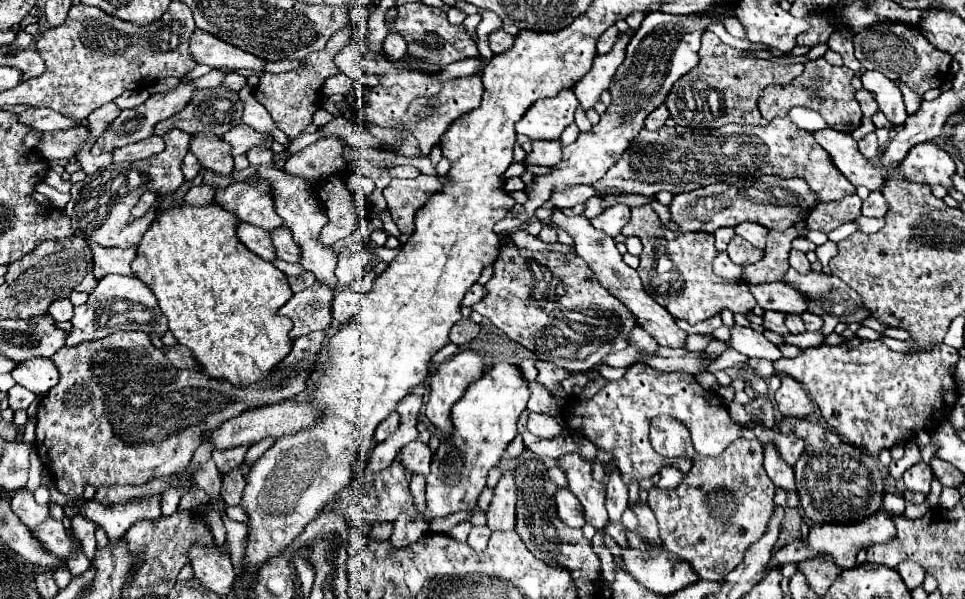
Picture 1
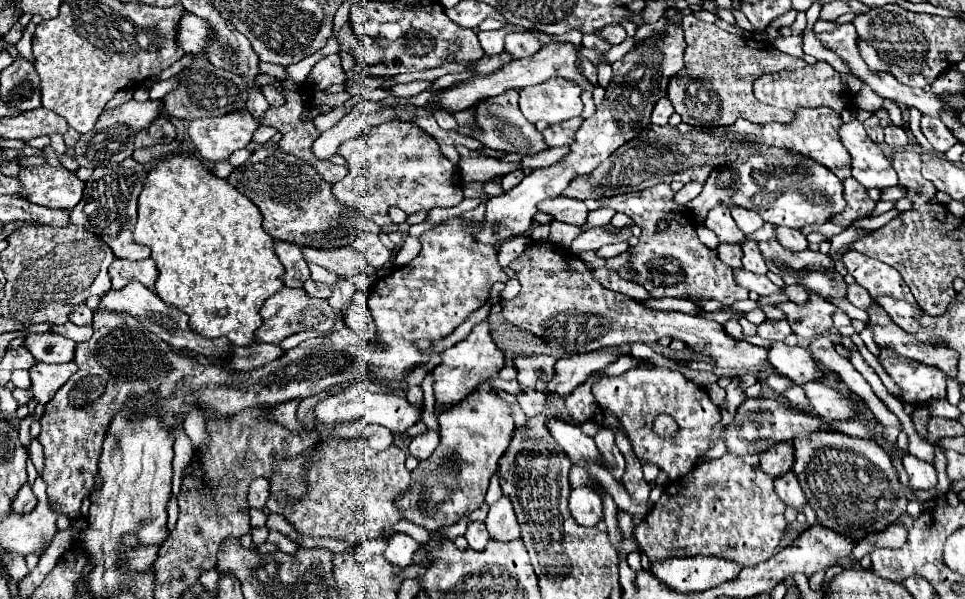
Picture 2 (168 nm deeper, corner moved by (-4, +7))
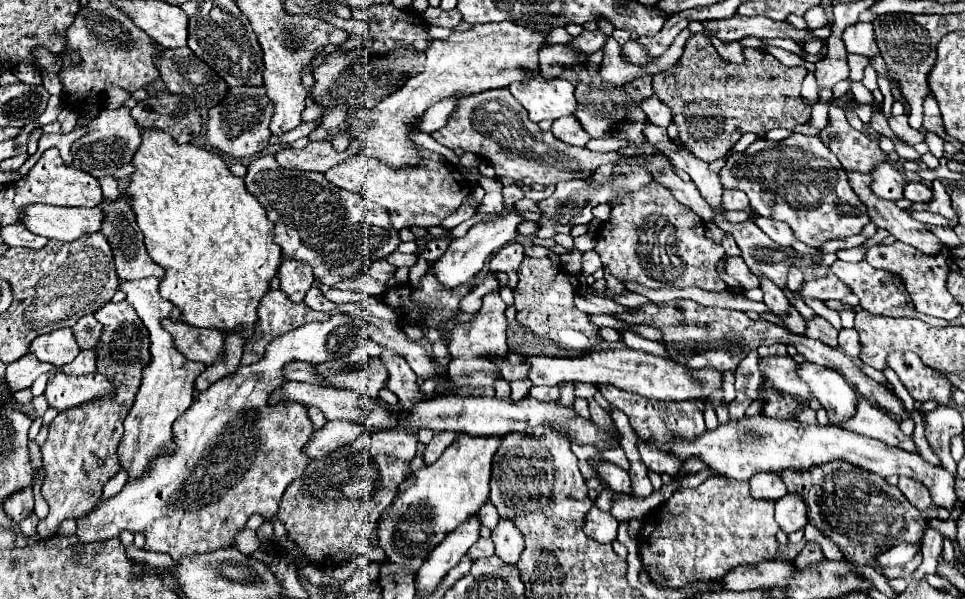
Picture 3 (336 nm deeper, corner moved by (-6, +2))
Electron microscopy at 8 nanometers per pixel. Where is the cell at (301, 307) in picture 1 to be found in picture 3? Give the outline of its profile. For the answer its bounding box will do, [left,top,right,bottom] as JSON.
[241,291,331,365]

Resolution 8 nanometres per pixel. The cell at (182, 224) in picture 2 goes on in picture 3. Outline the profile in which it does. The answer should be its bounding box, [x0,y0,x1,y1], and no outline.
[127,129,283,339]

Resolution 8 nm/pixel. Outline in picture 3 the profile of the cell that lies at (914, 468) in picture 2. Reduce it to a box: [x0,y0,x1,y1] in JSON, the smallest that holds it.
[897,477,931,509]

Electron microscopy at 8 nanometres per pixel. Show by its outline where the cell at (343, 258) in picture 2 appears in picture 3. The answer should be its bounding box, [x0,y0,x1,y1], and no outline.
[367,259,395,281]

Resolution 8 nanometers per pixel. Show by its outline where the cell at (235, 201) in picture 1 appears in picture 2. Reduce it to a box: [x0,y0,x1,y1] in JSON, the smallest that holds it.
[227,148,381,248]

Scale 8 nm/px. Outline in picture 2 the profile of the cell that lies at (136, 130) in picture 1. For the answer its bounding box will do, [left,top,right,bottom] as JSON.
[75,100,161,168]

